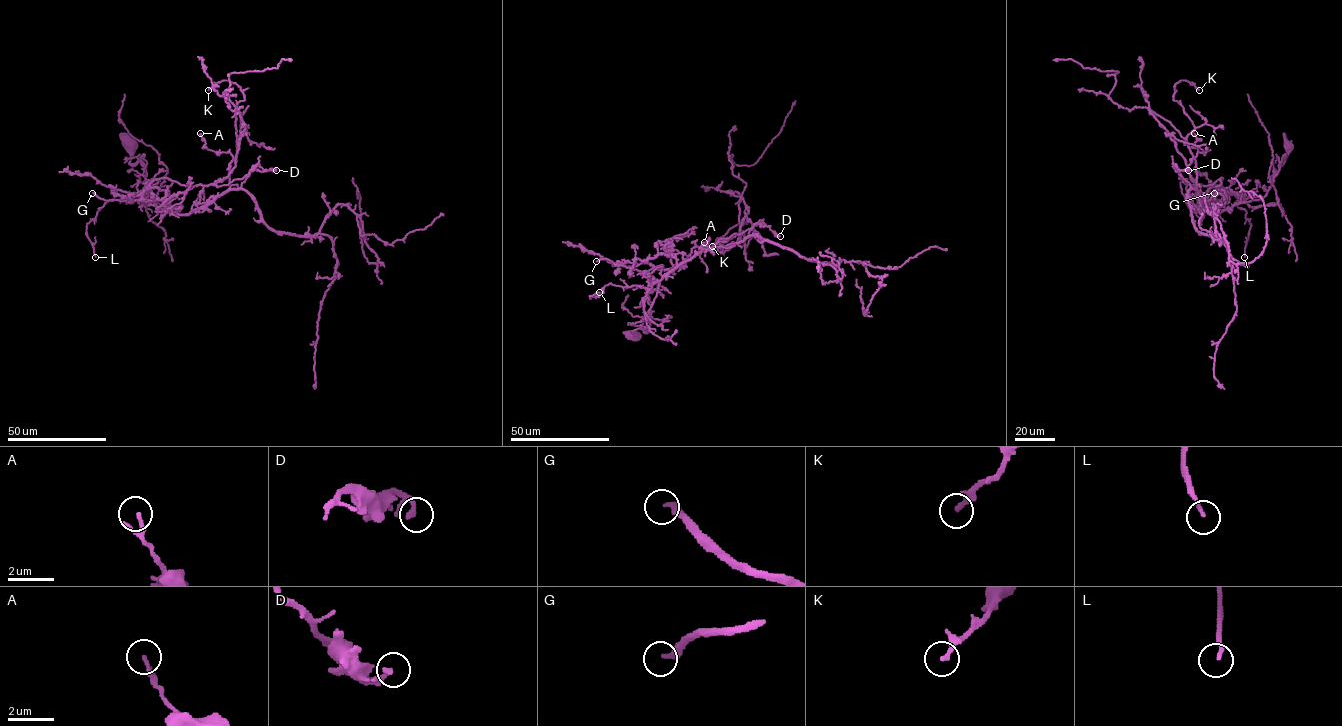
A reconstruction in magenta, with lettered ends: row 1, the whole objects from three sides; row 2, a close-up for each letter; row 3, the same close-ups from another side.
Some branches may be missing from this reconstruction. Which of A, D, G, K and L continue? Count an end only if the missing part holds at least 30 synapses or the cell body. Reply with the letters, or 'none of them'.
G, L

